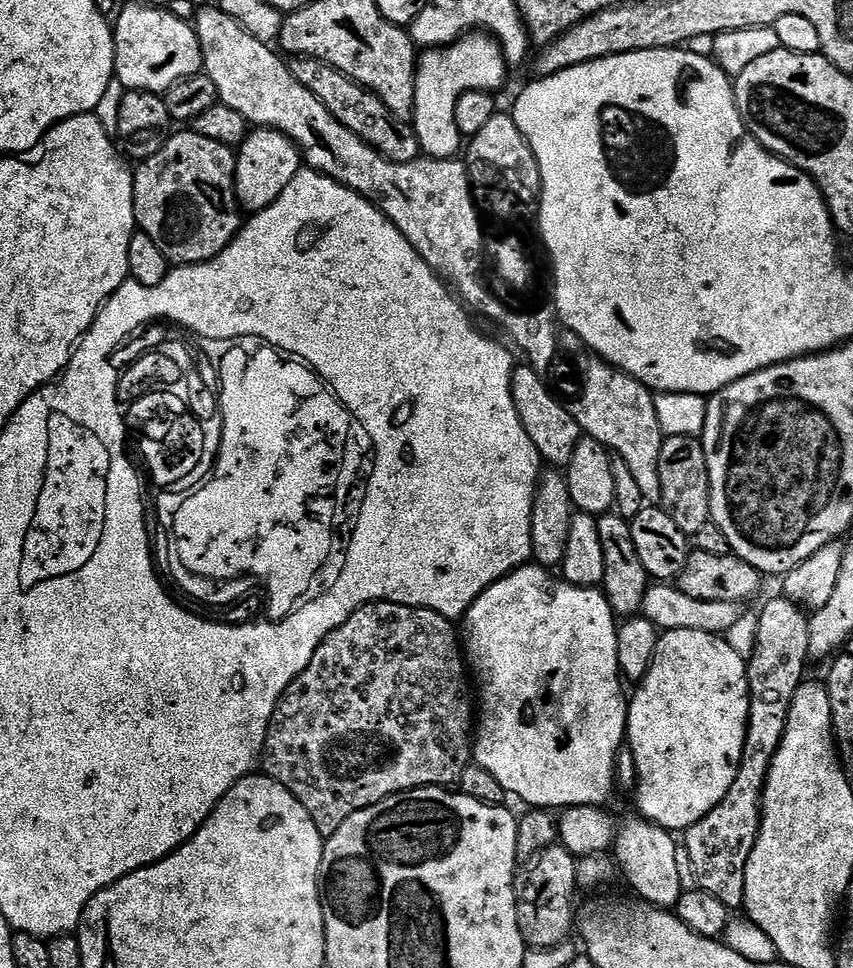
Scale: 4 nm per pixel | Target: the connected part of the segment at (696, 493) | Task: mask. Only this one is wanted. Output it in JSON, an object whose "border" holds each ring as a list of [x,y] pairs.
{"border":[[[665,436],[662,450],[658,454],[658,479],[662,482],[659,507],[670,514],[682,534],[696,537],[698,530],[702,530],[702,526],[706,526],[712,518],[710,470],[703,439],[695,436]]]}

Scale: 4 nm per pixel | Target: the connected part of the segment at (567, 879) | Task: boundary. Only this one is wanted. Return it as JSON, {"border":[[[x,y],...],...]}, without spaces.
{"border":[[[557,842],[551,844],[542,854],[523,861],[522,867],[516,874],[516,913],[518,914],[518,930],[522,930],[522,938],[528,948],[553,948],[565,943],[568,935],[574,932],[574,905],[576,895],[576,865],[577,857],[570,854],[564,845]]]}

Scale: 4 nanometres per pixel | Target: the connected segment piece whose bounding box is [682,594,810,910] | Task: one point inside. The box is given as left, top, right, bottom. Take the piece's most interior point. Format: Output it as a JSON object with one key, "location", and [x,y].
{"location":[719,845]}

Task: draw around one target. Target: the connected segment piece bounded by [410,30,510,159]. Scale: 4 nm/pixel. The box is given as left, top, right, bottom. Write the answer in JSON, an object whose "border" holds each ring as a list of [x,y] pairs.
{"border":[[[473,30],[454,44],[443,48],[429,48],[419,53],[416,62],[416,86],[412,129],[425,157],[452,158],[458,152],[458,133],[454,122],[454,106],[467,92],[491,92],[504,84],[510,65],[495,36],[484,30]]]}

